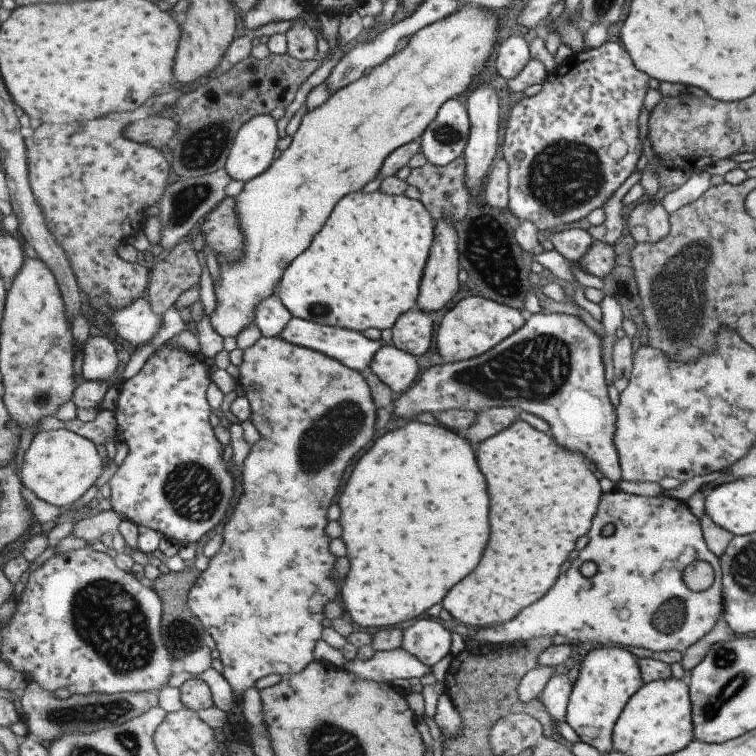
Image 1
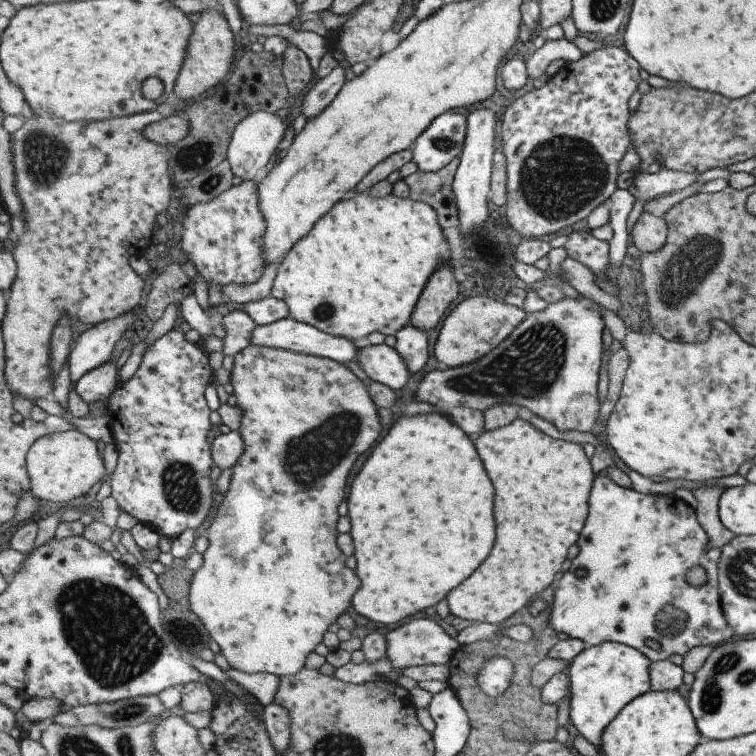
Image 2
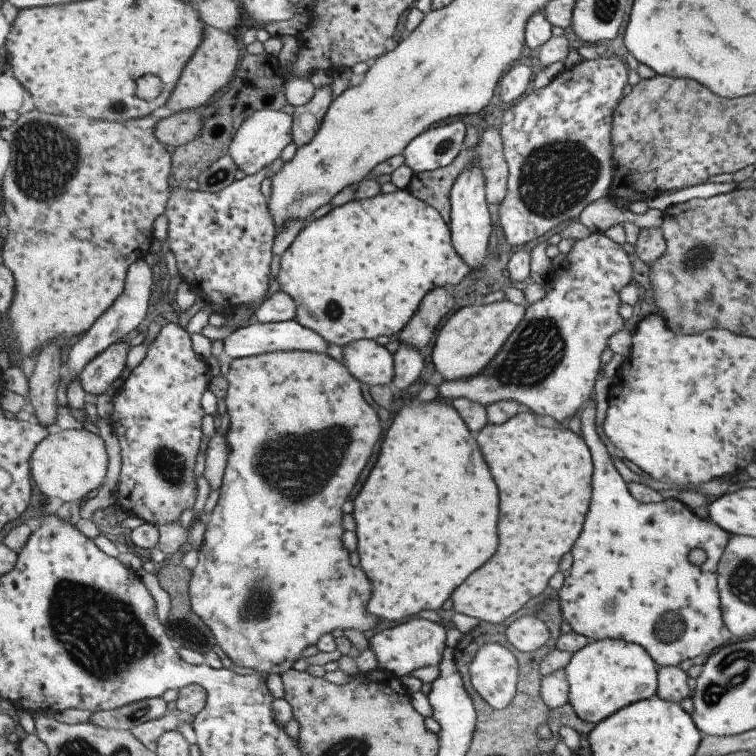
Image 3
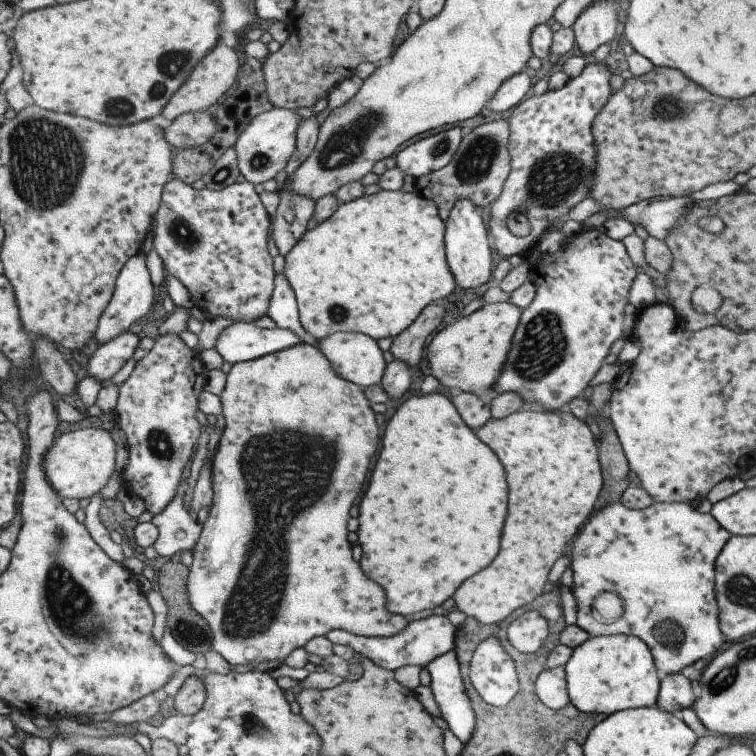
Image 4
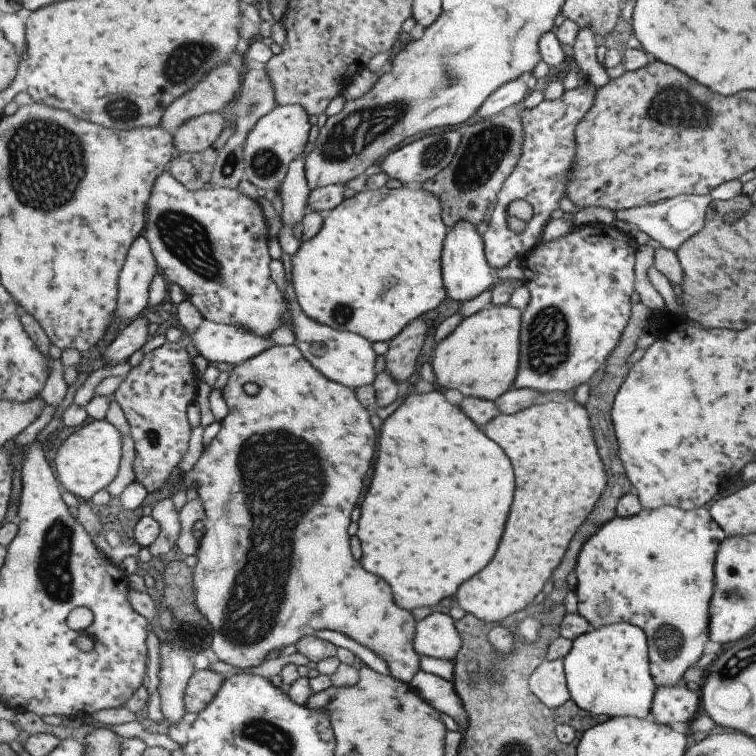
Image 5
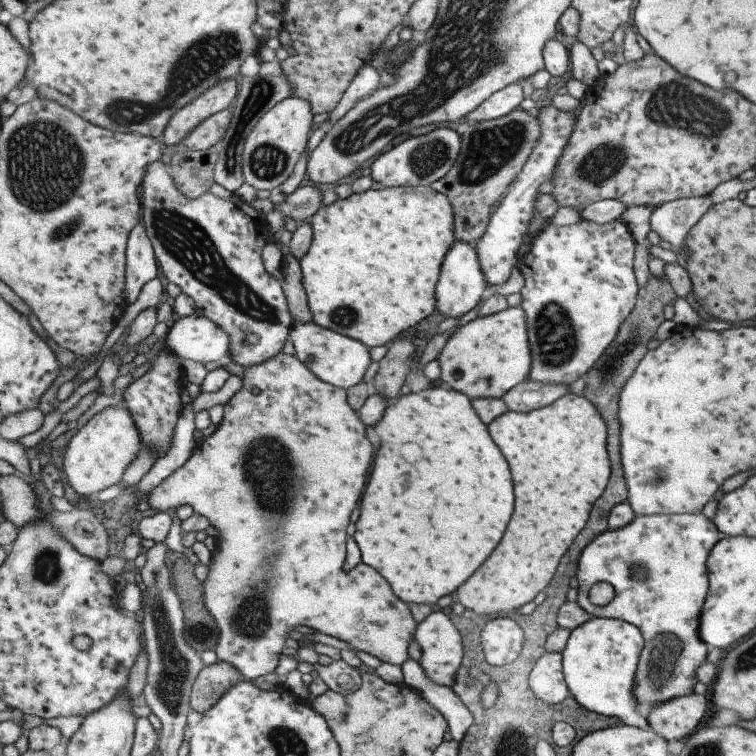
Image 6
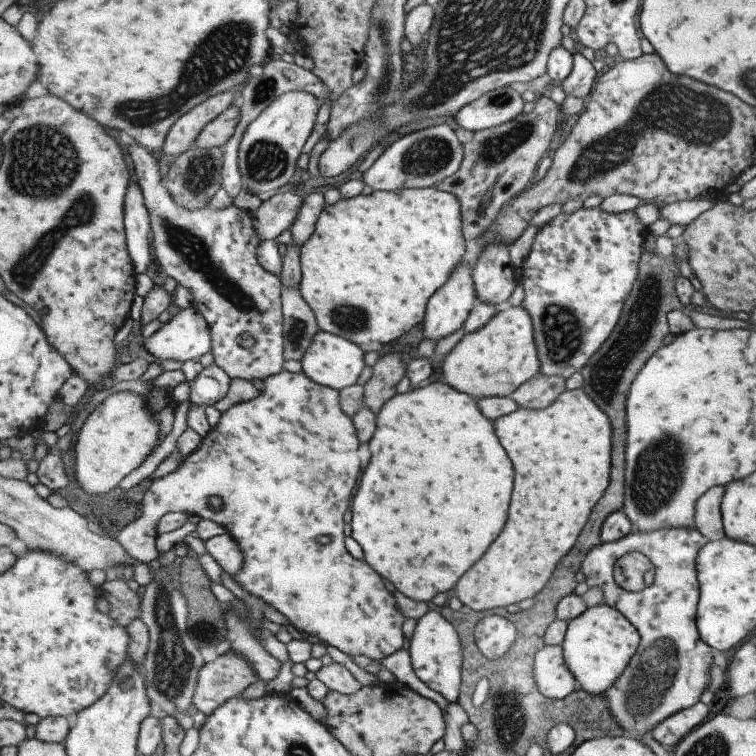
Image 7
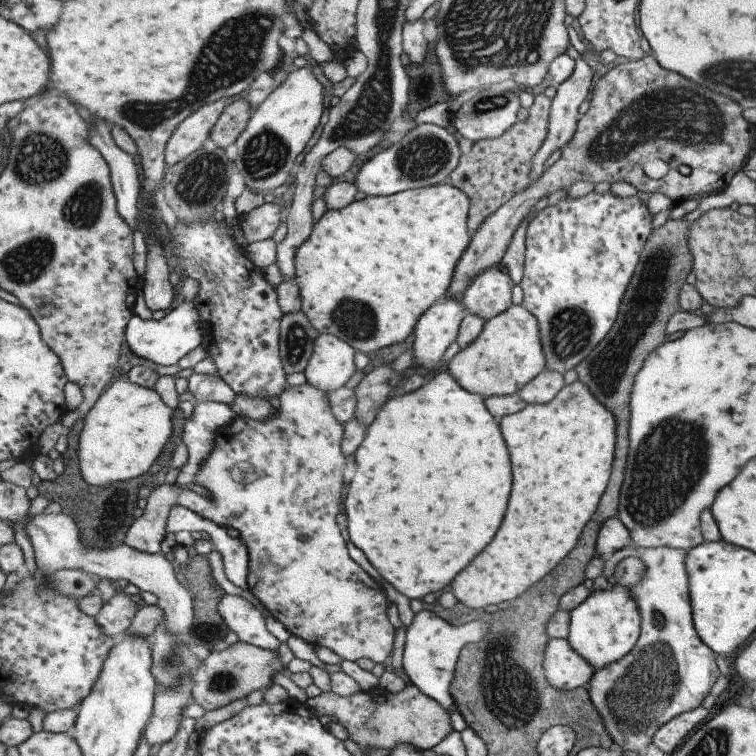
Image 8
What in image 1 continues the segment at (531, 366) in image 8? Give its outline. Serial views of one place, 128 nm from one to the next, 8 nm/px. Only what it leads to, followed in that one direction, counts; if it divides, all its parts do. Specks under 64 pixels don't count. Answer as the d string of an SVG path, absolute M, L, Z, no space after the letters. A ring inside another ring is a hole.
M468 296L444 314L436 333L438 354L446 363L461 362L481 356L501 344L506 338L525 326L526 313L493 299Z

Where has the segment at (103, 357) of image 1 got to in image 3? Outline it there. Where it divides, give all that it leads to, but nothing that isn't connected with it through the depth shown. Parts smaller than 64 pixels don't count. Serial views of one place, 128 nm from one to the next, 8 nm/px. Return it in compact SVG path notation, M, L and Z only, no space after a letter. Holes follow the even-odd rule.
M137 260L131 264L130 272L127 272L127 284L125 284L125 292L112 304L111 308L95 322L93 328L86 332L84 336L77 342L73 343L68 353L66 365L64 366L64 375L59 382L59 392L57 392L57 402L60 406L68 405L69 384L80 376L81 372L87 364L105 352L110 346L117 344L127 338L135 328L141 326L141 322L147 318L147 310L149 310L149 302L153 296L153 268L149 266L147 260Z

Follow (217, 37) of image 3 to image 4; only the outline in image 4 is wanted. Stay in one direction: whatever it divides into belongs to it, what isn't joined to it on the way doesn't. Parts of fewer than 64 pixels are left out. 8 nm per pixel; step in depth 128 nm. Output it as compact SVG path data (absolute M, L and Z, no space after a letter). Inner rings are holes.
M219 42L217 48L211 50L201 60L201 64L195 68L189 80L173 96L165 107L163 115L174 121L184 114L208 111L215 106L215 102L219 102L225 96L225 92L229 92L235 86L237 74L239 74L239 54L233 48L229 48L225 42Z

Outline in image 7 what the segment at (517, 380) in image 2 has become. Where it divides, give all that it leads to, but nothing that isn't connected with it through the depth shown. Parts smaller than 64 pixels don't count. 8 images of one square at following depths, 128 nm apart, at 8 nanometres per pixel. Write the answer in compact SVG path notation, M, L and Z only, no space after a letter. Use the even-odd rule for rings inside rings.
M600 206L593 209L581 207L570 215L561 212L551 221L546 221L540 226L532 249L528 257L523 260L520 268L520 279L526 295L523 307L531 312L531 316L533 316L533 320L535 320L534 338L541 362L541 374L544 376L559 376L563 379L571 378L575 372L582 372L583 368L586 368L590 364L589 360L591 360L591 358L594 359L593 354L595 354L599 348L602 348L603 344L606 344L607 340L610 339L615 328L618 327L619 320L622 319L627 298L629 294L631 294L633 284L637 277L637 260L639 260L642 254L642 244L644 242L645 233L645 229L639 225L639 222L631 211L611 215L602 212Z

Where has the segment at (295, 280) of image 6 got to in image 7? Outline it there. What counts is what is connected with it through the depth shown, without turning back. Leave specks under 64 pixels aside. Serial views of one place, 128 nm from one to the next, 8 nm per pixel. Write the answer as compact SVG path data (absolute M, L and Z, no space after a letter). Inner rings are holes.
M283 287L282 304L286 330L286 359L301 362L314 337L321 330L315 312L303 298L299 287Z

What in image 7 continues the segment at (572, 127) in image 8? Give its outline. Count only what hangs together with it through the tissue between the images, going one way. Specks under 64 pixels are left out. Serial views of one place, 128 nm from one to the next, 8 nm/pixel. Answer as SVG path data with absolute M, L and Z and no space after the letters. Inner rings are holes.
M574 54L574 70L571 75L561 83L566 96L587 97L592 92L594 85L599 78L599 73L595 70L593 62L587 60L583 54Z

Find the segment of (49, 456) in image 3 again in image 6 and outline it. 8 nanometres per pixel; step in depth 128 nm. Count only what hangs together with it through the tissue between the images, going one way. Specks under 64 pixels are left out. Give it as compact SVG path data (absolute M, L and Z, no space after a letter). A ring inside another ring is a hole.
M123 404L107 406L71 438L64 456L63 472L79 495L92 498L101 490L119 484L125 470L142 448L143 436L133 414Z

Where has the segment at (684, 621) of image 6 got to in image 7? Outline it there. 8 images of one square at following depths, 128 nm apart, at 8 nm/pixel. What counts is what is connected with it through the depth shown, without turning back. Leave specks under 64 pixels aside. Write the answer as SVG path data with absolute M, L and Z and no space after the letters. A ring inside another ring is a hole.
M666 527L653 531L633 529L620 540L599 544L589 552L583 562L582 572L588 585L602 588L606 604L619 610L627 618L640 639L637 651L627 664L627 671L605 696L612 714L627 734L641 736L675 712L696 704L709 682L708 670L712 664L712 649L699 639L695 621L699 597L695 560L699 550L707 542L694 527ZM631 552L643 554L655 570L653 583L641 591L624 590L615 579L617 562Z

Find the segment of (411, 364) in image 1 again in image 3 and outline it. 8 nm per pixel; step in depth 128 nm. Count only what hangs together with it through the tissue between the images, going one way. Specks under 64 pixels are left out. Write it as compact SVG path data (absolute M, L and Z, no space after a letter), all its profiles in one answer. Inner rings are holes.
M363 339L342 347L343 364L349 372L367 386L392 385L395 359L385 346L375 339Z

